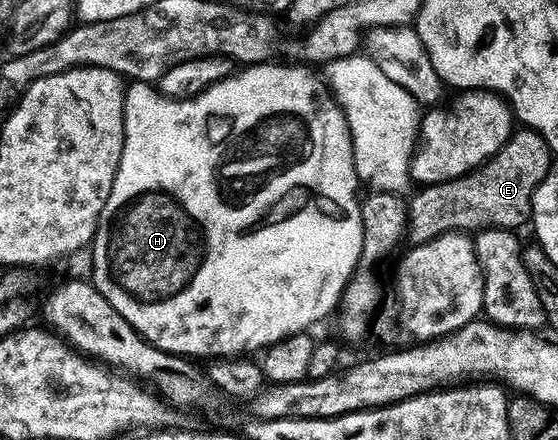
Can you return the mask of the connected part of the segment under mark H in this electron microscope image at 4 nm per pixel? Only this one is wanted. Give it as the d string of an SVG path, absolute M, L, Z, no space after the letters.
M277 60L249 64L244 68L238 69L230 78L224 78L215 84L211 84L202 94L196 94L194 98L168 98L166 94L161 93L157 89L156 85L136 80L128 83L125 92L125 139L123 140L123 152L119 160L119 168L115 172L115 184L111 184L111 192L103 204L103 212L99 216L97 230L93 233L93 241L91 243L91 251L93 250L93 275L91 275L91 281L94 288L105 297L107 304L111 304L111 308L115 308L115 312L119 312L119 316L123 316L123 320L127 320L127 324L131 324L131 328L135 328L138 334L146 342L150 342L157 350L162 350L168 354L188 356L193 360L201 360L197 358L211 360L218 357L245 356L253 352L249 350L264 351L266 348L275 345L279 341L283 341L287 337L291 337L293 334L308 331L311 328L308 326L313 326L316 322L323 321L332 310L334 313L338 309L344 295L345 287L349 285L353 277L353 271L357 269L361 261L361 249L363 248L362 199L360 197L357 198L359 183L357 181L357 173L355 172L353 141L351 140L349 124L345 119L345 112L331 93L326 79L320 73L317 73L318 75L312 74L309 71L312 69L305 64L293 65L297 66L280 66Z

